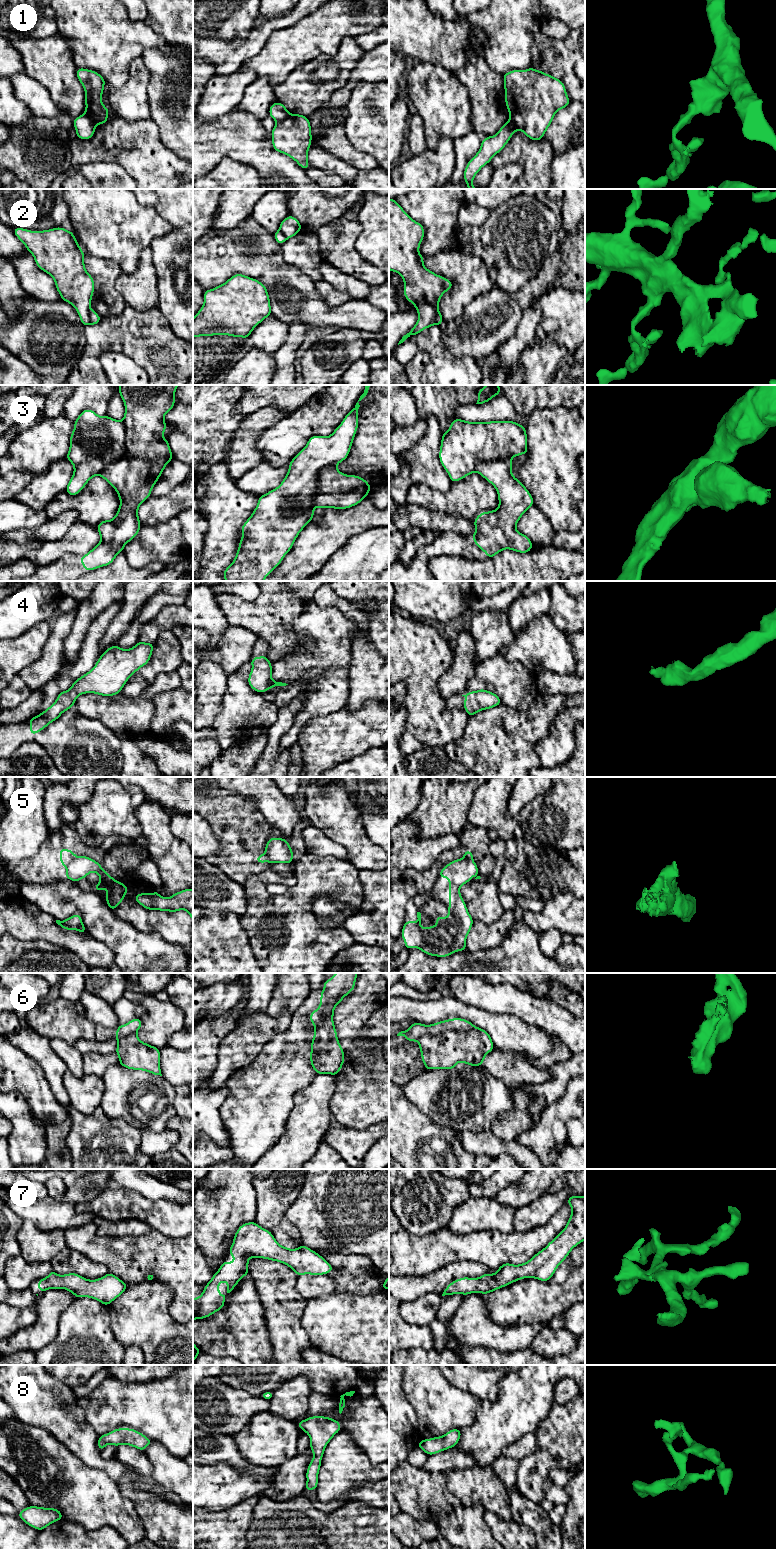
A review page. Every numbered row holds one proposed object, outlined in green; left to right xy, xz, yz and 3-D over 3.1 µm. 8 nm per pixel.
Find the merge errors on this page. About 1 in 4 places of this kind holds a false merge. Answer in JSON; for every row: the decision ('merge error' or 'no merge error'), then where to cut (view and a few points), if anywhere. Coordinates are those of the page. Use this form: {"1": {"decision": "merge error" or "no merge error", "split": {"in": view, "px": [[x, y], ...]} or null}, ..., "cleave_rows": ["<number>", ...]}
{"1": {"decision": "merge error", "split": {"in": "xy", "px": [[84, 113], [96, 124]]}}, "2": {"decision": "no merge error", "split": null}, "3": {"decision": "merge error", "split": {"in": "xy", "px": [[123, 421], [125, 452], [118, 459], [108, 463], [98, 474]]}}, "4": {"decision": "no merge error", "split": null}, "5": {"decision": "merge error", "split": {"in": "xy", "px": [[76, 857], [68, 866], [69, 878]]}}, "6": {"decision": "merge error", "split": {"in": "yz", "px": [[475, 1026], [422, 1035], [418, 1040]]}}, "7": {"decision": "no merge error", "split": null}, "8": {"decision": "no merge error", "split": null}, "cleave_rows": ["1", "3", "5", "6"]}

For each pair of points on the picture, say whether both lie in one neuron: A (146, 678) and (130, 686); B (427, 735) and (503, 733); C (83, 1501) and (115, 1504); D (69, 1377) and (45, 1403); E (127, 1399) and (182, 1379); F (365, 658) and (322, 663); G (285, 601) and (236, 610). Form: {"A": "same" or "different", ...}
{"A": "same", "B": "different", "C": "same", "D": "different", "E": "same", "F": "different", "G": "same"}

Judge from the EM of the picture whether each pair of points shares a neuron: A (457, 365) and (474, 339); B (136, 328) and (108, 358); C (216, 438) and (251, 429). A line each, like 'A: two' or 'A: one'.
A: two
B: two
C: two

